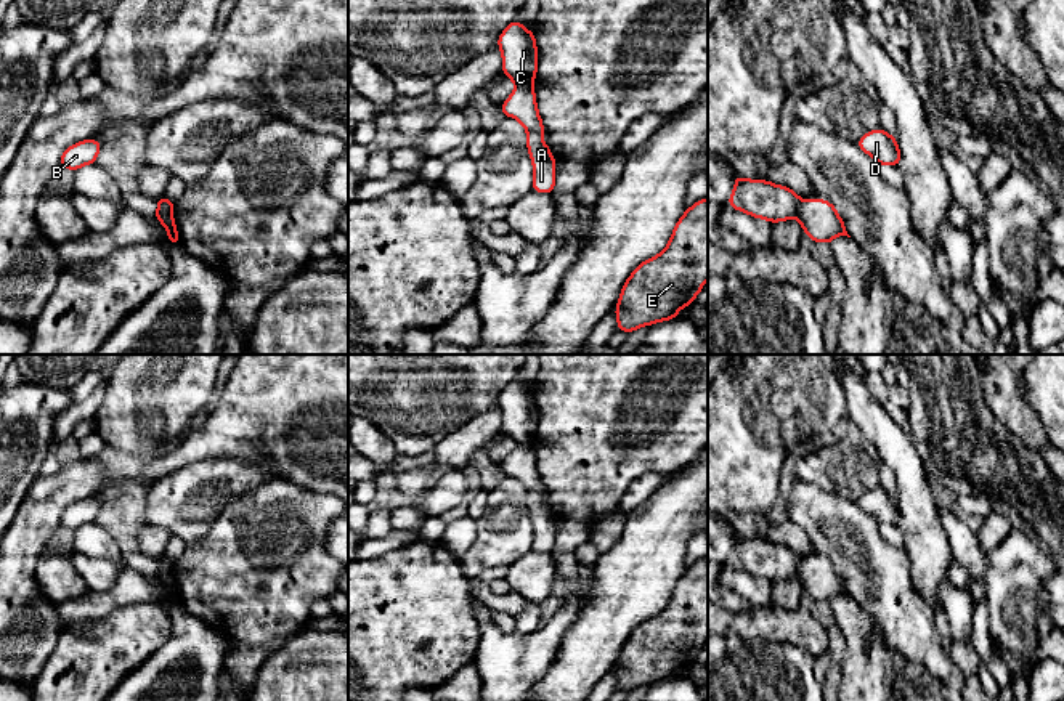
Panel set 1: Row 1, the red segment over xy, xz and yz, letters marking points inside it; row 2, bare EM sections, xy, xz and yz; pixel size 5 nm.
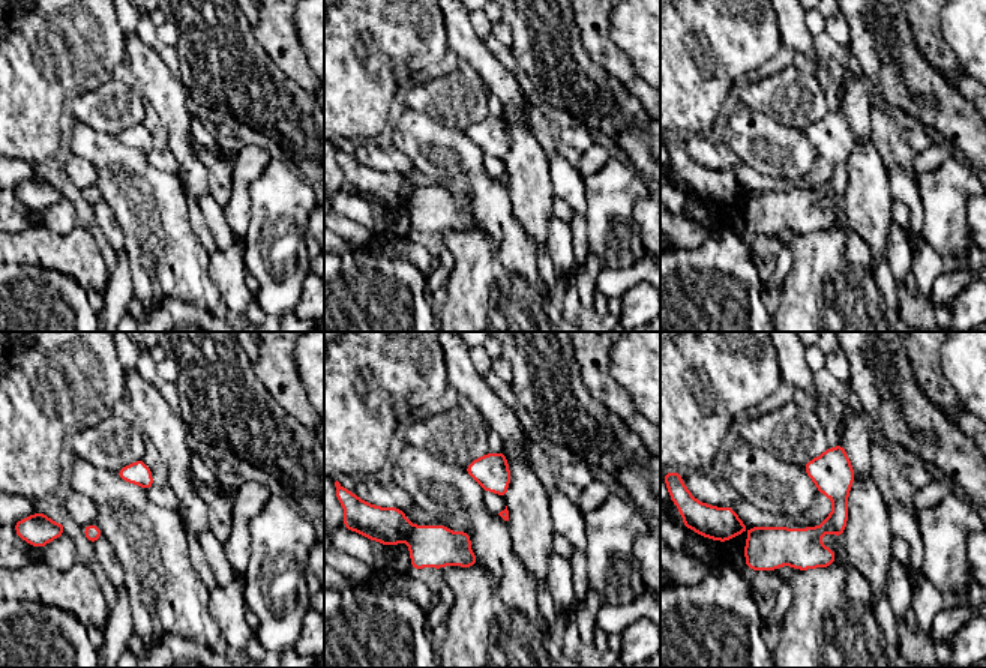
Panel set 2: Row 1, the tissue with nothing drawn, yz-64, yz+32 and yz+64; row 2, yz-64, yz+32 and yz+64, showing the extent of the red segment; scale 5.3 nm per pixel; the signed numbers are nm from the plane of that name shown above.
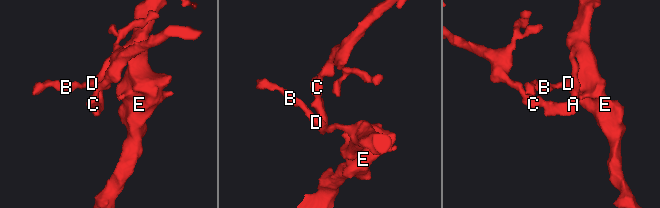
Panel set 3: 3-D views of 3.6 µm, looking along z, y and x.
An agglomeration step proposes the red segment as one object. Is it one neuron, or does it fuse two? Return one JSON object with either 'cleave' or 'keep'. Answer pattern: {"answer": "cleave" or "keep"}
{"answer": "cleave"}

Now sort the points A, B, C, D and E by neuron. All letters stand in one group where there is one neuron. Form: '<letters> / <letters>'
A B D E / C

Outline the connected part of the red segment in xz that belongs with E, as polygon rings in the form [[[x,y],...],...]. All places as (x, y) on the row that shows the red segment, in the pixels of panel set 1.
[[[708,199],[680,217],[663,252],[636,266],[615,308],[618,330],[676,319],[708,281]]]

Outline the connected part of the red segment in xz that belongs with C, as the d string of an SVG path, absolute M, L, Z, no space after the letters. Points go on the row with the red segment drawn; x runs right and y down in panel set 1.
M517 19L499 35L502 72L517 85L531 88L538 71L538 48L533 30Z

